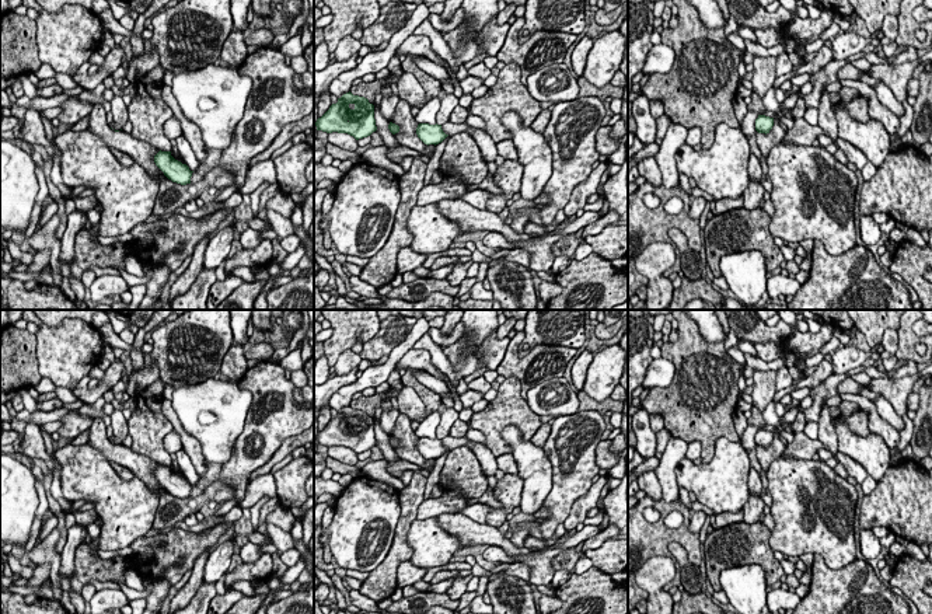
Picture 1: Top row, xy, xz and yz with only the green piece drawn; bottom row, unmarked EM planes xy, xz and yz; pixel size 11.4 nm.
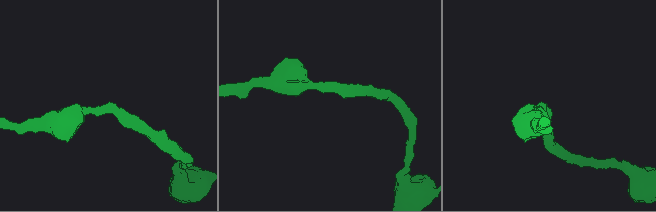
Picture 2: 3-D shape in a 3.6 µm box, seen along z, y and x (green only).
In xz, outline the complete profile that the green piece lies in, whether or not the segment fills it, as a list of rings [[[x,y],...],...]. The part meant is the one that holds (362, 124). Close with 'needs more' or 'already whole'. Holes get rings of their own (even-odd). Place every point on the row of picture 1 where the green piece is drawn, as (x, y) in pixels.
[[[349,91],[338,98],[338,102],[332,104],[314,125],[317,130],[348,133],[359,140],[377,130],[374,105],[367,98]]]; already whole

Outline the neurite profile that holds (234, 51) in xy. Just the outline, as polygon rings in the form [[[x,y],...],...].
[[[233,29],[223,43],[220,59],[227,62],[230,67],[238,67],[248,56],[244,34]]]

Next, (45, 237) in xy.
[[[53,214],[48,223],[36,233],[34,233],[28,240],[24,240],[24,243],[20,245],[20,250],[22,252],[28,252],[31,248],[50,250],[50,268],[52,268],[52,278],[56,286],[60,287],[63,276],[60,275],[60,265],[59,265],[59,254],[62,248],[60,240],[56,237],[56,230],[60,224],[60,219],[56,214]]]

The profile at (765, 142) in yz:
[[[799,91],[793,93],[792,95],[786,97],[783,102],[781,102],[781,109],[776,111],[776,116],[774,118],[772,129],[765,133],[755,135],[757,146],[764,157],[767,157],[774,146],[781,143],[785,139],[786,130],[781,128],[779,119],[785,116],[786,112],[795,108],[796,101],[799,98]]]

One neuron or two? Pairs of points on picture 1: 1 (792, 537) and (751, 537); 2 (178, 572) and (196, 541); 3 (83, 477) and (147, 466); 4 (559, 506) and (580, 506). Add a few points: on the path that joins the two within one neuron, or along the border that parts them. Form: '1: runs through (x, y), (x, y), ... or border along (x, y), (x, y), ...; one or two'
1: border along (770, 530), (770, 547), (774, 551); two
2: runs through (185, 565), (189, 548); one
3: border along (87, 443), (96, 447), (108, 461); two
4: border along (593, 484), (575, 501), (571, 513), (562, 522); two

